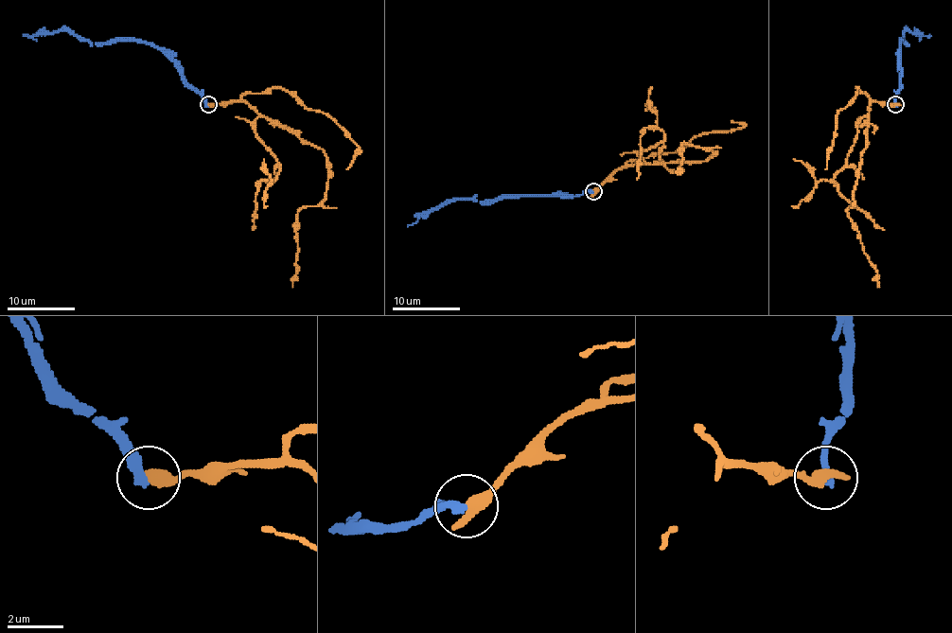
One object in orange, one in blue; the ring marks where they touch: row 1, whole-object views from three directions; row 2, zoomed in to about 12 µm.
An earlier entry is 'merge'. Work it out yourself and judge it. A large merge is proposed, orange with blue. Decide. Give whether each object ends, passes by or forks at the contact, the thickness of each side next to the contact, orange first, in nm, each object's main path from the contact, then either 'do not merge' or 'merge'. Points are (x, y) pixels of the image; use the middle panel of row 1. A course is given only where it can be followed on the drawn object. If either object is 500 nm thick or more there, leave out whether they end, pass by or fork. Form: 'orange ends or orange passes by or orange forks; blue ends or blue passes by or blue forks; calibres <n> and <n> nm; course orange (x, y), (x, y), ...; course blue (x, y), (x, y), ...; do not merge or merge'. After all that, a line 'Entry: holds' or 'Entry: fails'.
calibres 500 and 320 nm; course orange (592, 191), (618, 169), (645, 165), (700, 163), (713, 152), (684, 142), (680, 172), (677, 174); course blue (592, 191), (571, 196), (445, 202), (408, 226); do not merge
Entry: fails

